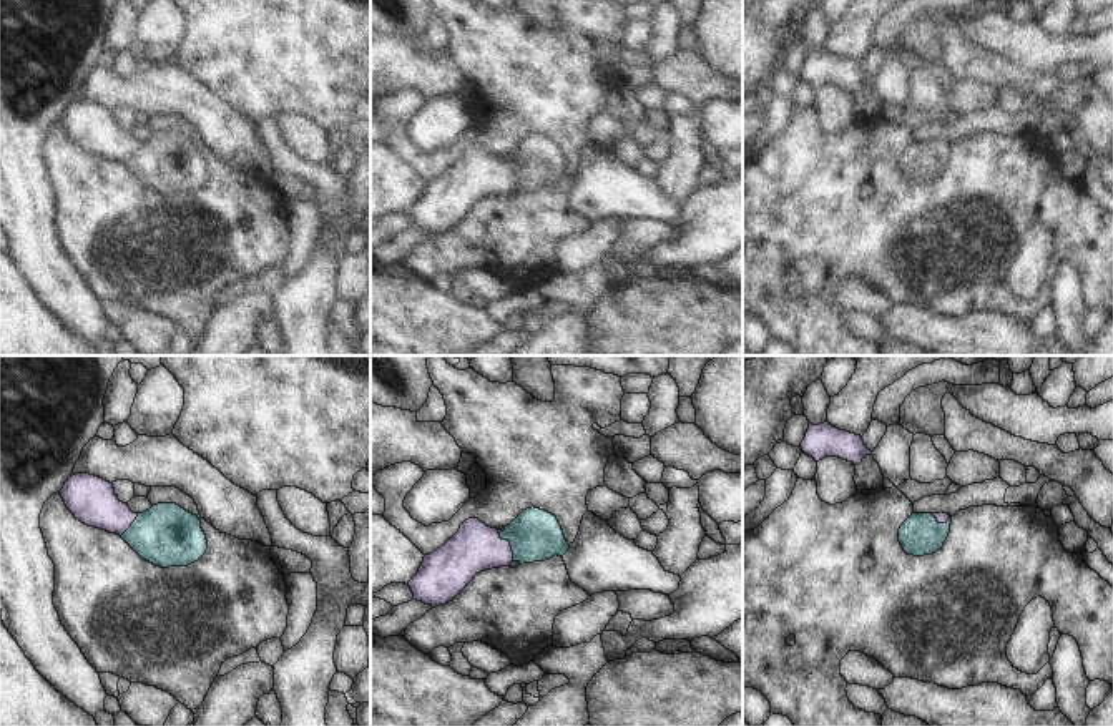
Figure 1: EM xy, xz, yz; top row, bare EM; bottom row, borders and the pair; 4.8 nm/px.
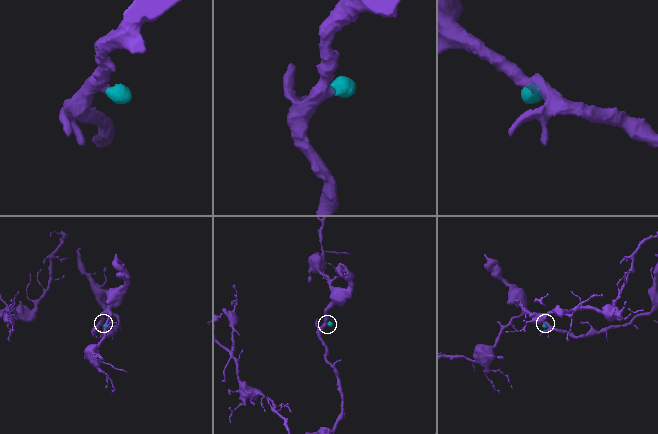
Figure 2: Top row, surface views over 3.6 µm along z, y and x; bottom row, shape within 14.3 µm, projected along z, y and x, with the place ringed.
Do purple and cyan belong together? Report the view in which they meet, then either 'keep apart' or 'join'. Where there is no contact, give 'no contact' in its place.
xz | join

